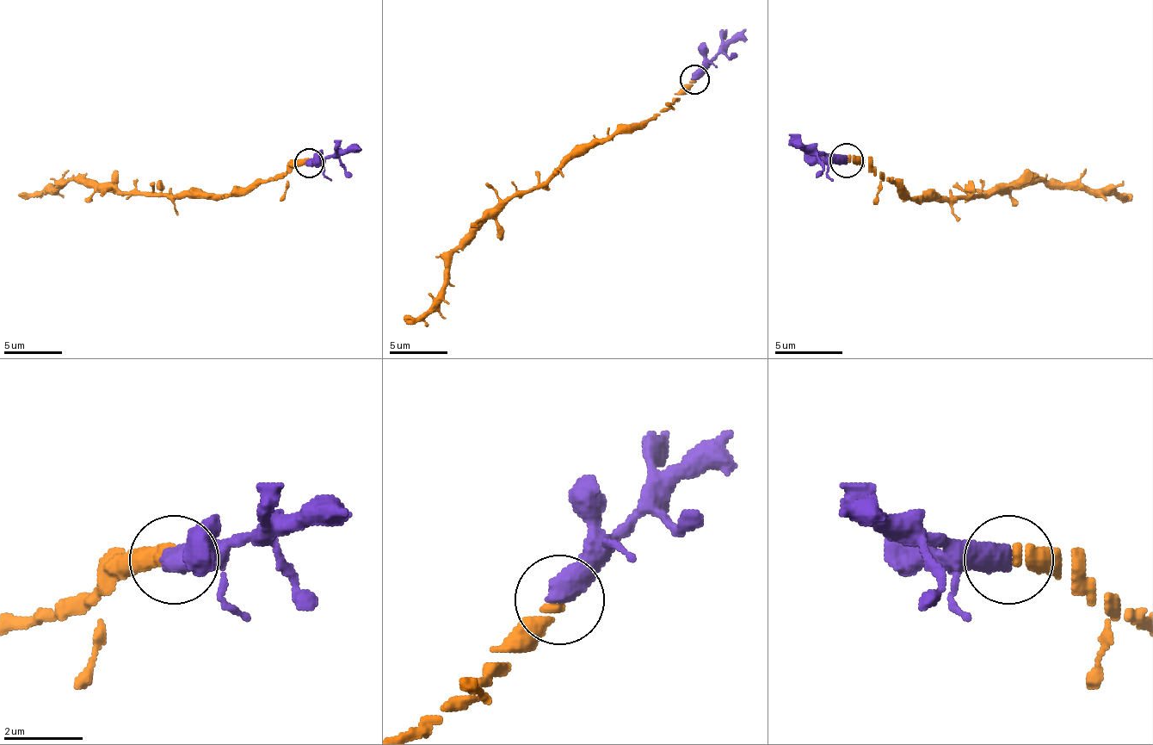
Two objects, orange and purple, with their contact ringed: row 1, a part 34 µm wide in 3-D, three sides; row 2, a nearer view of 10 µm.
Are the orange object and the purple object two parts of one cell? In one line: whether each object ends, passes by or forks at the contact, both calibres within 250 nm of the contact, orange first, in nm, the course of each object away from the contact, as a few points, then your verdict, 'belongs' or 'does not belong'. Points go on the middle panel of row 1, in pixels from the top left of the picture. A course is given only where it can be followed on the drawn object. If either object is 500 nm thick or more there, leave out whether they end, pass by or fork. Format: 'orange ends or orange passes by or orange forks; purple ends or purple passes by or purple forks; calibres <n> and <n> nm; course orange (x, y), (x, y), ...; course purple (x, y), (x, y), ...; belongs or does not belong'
calibres 280 and 600 nm; course orange (693, 79), (668, 109), (620, 124), (545, 183), (515, 191), (451, 258), (451, 279), (418, 317), (403, 314); course purple (693, 79), (747, 30); belongs

